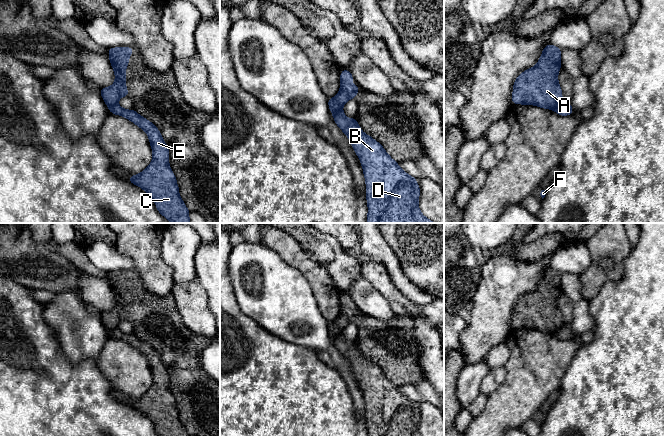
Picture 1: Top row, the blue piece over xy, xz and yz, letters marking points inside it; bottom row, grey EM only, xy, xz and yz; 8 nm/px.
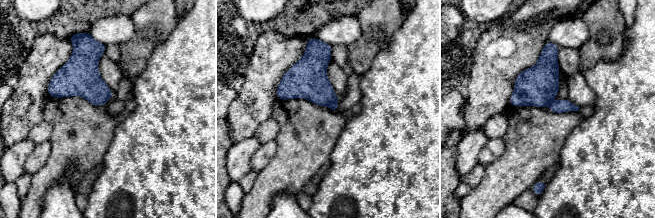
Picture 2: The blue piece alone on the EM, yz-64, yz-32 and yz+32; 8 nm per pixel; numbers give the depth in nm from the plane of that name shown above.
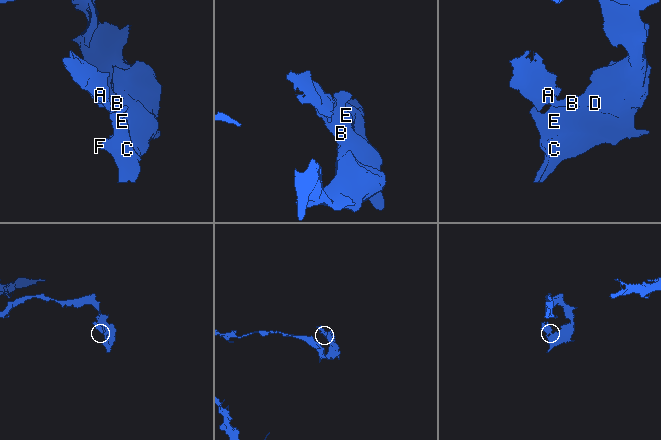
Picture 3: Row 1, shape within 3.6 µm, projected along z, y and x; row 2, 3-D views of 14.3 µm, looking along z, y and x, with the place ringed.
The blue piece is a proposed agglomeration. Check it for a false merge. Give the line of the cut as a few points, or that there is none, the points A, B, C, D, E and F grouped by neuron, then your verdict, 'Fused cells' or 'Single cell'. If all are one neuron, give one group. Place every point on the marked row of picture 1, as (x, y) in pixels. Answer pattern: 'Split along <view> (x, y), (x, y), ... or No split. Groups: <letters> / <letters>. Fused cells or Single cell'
Split along yz (562, 100), (553, 109). Groups: A / B C D E F. Fused cells

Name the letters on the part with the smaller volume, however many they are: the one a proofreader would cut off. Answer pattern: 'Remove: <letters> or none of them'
Remove: A

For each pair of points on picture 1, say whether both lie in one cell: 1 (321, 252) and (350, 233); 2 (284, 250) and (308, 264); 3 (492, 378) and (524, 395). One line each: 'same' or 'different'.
1: different
2: same
3: different

